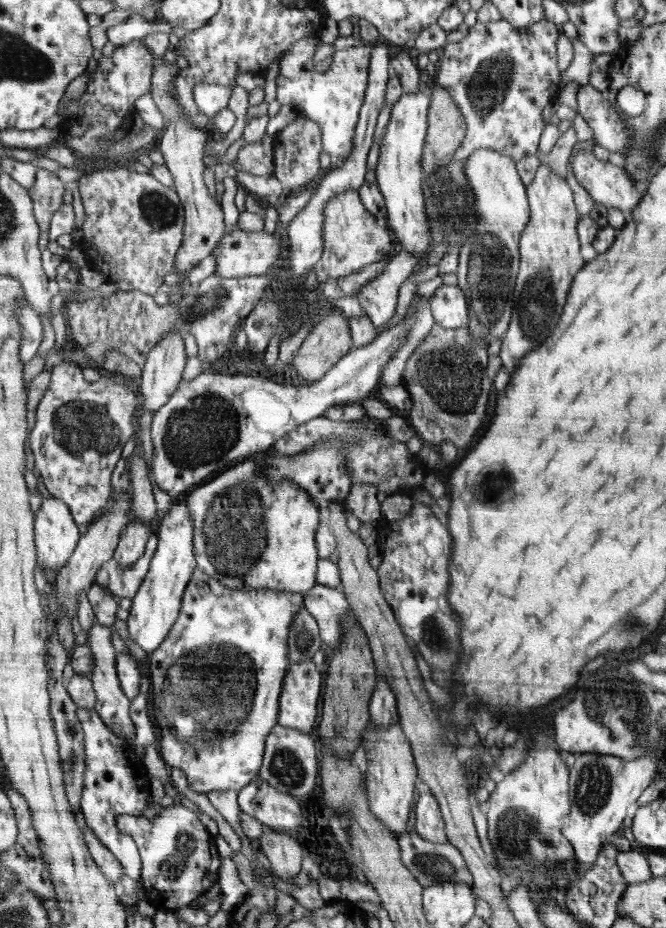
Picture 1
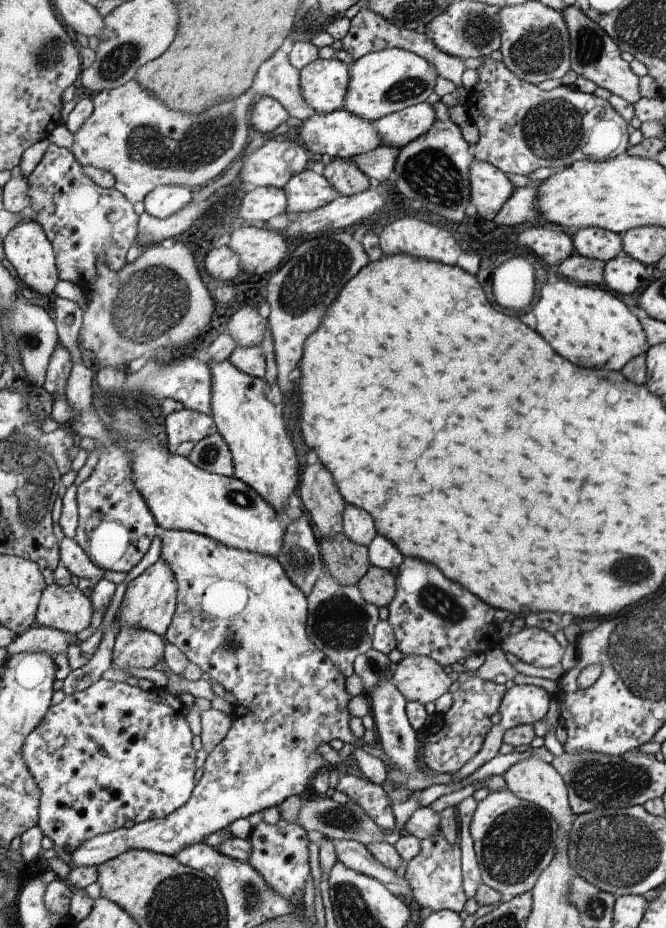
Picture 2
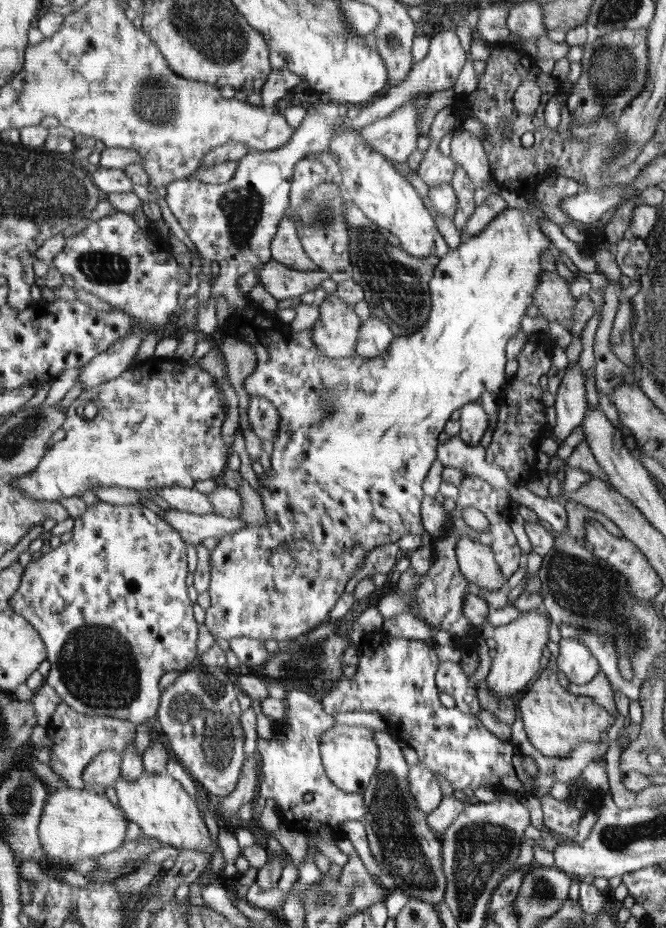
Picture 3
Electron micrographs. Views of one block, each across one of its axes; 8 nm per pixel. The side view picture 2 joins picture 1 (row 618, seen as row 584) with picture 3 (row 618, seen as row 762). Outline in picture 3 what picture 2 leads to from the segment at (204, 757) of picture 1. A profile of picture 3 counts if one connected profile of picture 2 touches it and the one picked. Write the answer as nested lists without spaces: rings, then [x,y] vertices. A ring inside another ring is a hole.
[[[529,204],[528,208],[526,210],[519,210],[518,208],[506,208],[504,212],[498,213],[477,235],[469,236],[467,239],[462,240],[462,242],[459,244],[459,246],[455,249],[450,249],[443,257],[442,260],[437,264],[437,268],[434,269],[434,274],[432,280],[429,282],[429,291],[430,296],[432,298],[432,309],[429,313],[429,320],[427,321],[427,324],[423,326],[422,329],[420,329],[418,332],[414,332],[412,334],[408,334],[405,336],[396,336],[394,338],[394,341],[392,342],[392,346],[390,346],[388,353],[386,355],[382,355],[382,357],[376,357],[374,359],[361,359],[360,357],[353,356],[353,357],[347,357],[342,360],[338,359],[328,359],[322,351],[318,351],[318,345],[315,345],[312,341],[312,329],[310,331],[309,328],[305,328],[304,330],[294,330],[291,327],[291,324],[284,324],[278,319],[276,319],[275,313],[267,312],[266,310],[260,310],[260,309],[252,309],[247,304],[244,306],[240,306],[239,308],[235,309],[235,313],[232,315],[232,318],[228,320],[228,322],[224,325],[220,325],[220,328],[223,330],[225,335],[232,335],[233,337],[236,337],[237,339],[240,339],[241,341],[244,341],[244,344],[248,344],[252,350],[254,350],[254,354],[256,354],[257,363],[254,369],[254,372],[246,378],[244,381],[244,388],[245,391],[249,394],[249,396],[259,396],[267,398],[269,401],[272,401],[272,404],[274,406],[277,406],[280,420],[279,420],[279,433],[277,436],[277,439],[273,442],[274,452],[272,453],[271,457],[271,465],[272,470],[268,471],[268,473],[265,472],[264,479],[259,482],[260,487],[258,487],[258,492],[262,494],[261,499],[263,500],[264,510],[266,511],[267,516],[267,524],[253,524],[253,523],[246,523],[245,528],[242,530],[238,530],[233,534],[226,534],[221,537],[221,540],[219,544],[214,548],[214,550],[211,552],[210,556],[210,566],[212,566],[212,569],[210,569],[211,572],[211,580],[210,580],[210,586],[208,588],[208,595],[211,599],[210,602],[210,608],[206,610],[206,627],[208,627],[208,630],[210,631],[210,634],[218,640],[218,638],[224,638],[224,640],[230,640],[231,638],[236,638],[238,636],[246,636],[248,638],[258,639],[261,641],[265,640],[277,640],[280,643],[284,643],[286,641],[289,641],[291,639],[297,639],[298,636],[302,636],[302,634],[308,634],[308,632],[312,631],[312,628],[314,626],[318,626],[328,614],[330,614],[330,611],[332,608],[334,608],[334,604],[338,602],[338,598],[340,598],[340,594],[342,594],[342,588],[346,586],[346,582],[352,578],[352,574],[355,574],[356,568],[363,569],[364,567],[364,554],[366,552],[371,552],[372,550],[375,550],[375,548],[378,548],[380,544],[391,544],[391,543],[398,543],[398,539],[401,536],[404,536],[405,534],[410,533],[418,533],[420,536],[423,535],[424,527],[422,526],[422,519],[421,519],[421,502],[423,501],[422,498],[424,498],[424,492],[422,492],[422,480],[424,480],[424,476],[428,474],[428,470],[430,470],[430,466],[432,466],[432,462],[436,460],[436,446],[438,446],[438,434],[444,430],[444,422],[448,422],[448,418],[450,418],[450,414],[452,414],[452,410],[458,410],[458,408],[461,408],[461,406],[464,406],[465,404],[468,404],[470,402],[475,402],[475,400],[482,394],[482,392],[491,392],[493,394],[499,394],[500,388],[504,386],[504,366],[506,366],[506,352],[504,352],[504,348],[506,348],[506,345],[508,345],[508,341],[510,341],[510,338],[512,336],[516,336],[520,331],[520,320],[524,318],[524,315],[526,314],[526,310],[528,310],[528,306],[534,304],[535,302],[535,292],[537,292],[539,284],[541,284],[542,277],[540,276],[540,270],[542,270],[542,266],[540,265],[540,254],[544,252],[544,250],[548,249],[548,246],[550,246],[550,239],[548,239],[548,236],[544,235],[544,232],[540,229],[540,221],[546,219],[546,215],[542,210],[540,210],[540,206],[536,206],[536,204]]]

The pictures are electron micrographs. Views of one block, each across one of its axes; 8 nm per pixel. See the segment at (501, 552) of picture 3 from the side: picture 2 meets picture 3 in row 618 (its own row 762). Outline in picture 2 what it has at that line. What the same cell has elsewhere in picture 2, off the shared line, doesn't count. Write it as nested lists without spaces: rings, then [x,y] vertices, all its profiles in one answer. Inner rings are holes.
[[[478,676],[468,677],[464,682],[455,681],[450,688],[453,702],[445,713],[445,724],[438,732],[433,731],[424,737],[419,749],[419,760],[422,765],[439,774],[452,774],[462,769],[470,758],[474,758],[485,745],[485,739],[492,729],[492,714],[500,707],[500,702],[506,693],[506,686],[494,684],[490,680]]]

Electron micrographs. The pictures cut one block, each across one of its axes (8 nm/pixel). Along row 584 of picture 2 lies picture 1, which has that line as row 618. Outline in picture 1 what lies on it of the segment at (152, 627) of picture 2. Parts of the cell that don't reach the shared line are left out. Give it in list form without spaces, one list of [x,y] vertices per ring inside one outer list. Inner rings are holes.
[[[182,497],[173,502],[160,522],[160,544],[156,556],[149,567],[148,577],[142,582],[137,595],[132,598],[132,609],[127,620],[130,638],[136,646],[140,646],[149,654],[165,641],[180,617],[184,591],[198,568],[194,532],[196,526],[193,526],[192,510],[189,510],[189,503],[185,502],[185,497]]]

